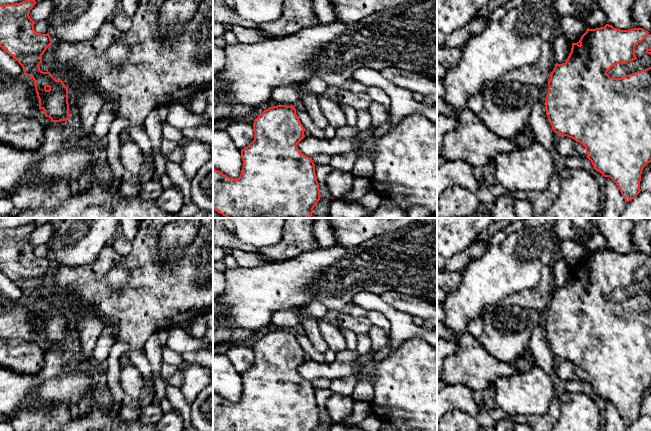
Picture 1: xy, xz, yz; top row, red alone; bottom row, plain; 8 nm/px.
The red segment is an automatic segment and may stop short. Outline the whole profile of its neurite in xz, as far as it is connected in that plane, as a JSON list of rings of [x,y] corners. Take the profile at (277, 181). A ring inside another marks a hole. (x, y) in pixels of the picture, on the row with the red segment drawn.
[[[277,105],[264,110],[254,121],[254,140],[241,150],[243,167],[239,178],[233,179],[213,168],[213,209],[226,218],[310,218],[313,209],[320,200],[320,189],[315,173],[315,164],[312,158],[300,152],[297,145],[305,137],[305,128],[301,124],[296,109],[293,106]]]

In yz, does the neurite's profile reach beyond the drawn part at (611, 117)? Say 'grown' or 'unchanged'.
unchanged

